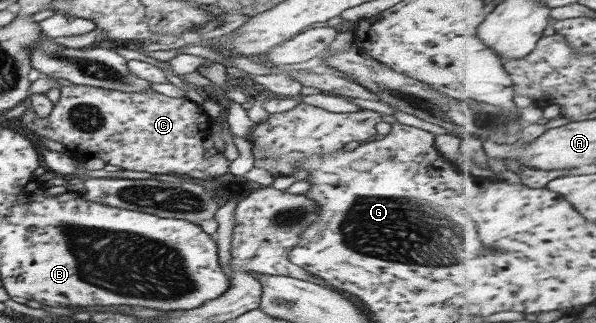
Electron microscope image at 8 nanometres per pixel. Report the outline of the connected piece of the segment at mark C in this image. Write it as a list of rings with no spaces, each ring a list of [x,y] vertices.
[[[71,85],[60,86],[59,98],[52,104],[47,116],[38,117],[30,106],[28,99],[23,100],[25,111],[20,115],[21,124],[28,128],[37,137],[47,138],[53,142],[60,142],[72,156],[82,158],[101,158],[105,164],[119,166],[122,170],[148,172],[152,175],[178,175],[213,179],[228,172],[229,161],[221,155],[211,151],[207,153],[202,145],[205,138],[210,137],[209,116],[197,105],[184,97],[172,98],[157,93],[149,88],[140,92],[119,92],[92,86]]]

